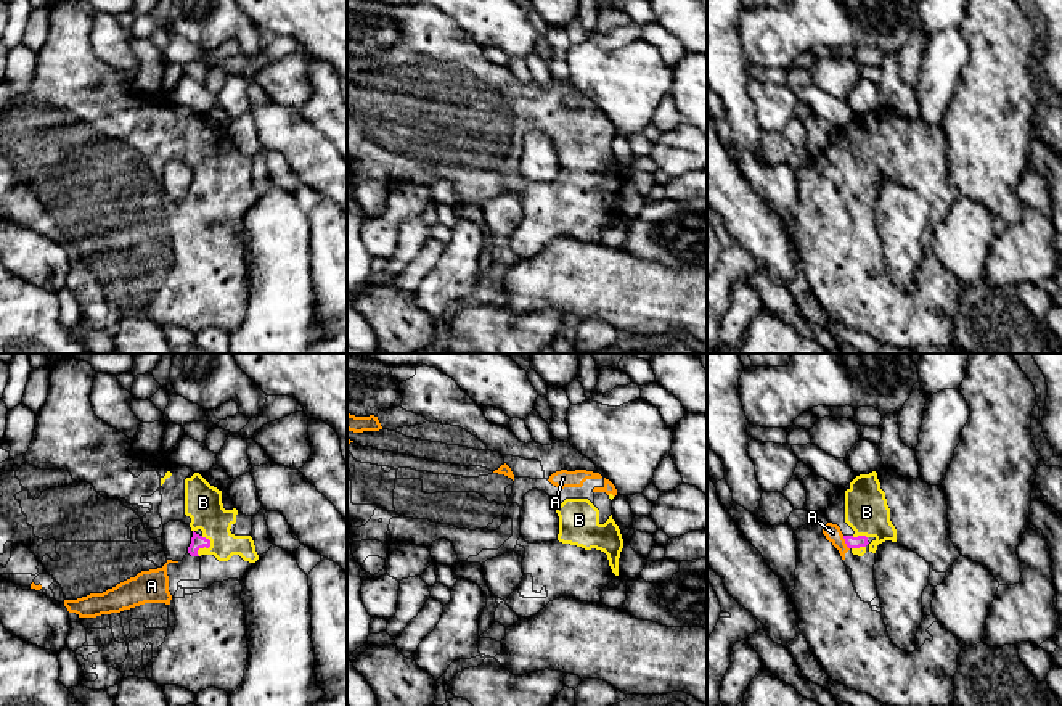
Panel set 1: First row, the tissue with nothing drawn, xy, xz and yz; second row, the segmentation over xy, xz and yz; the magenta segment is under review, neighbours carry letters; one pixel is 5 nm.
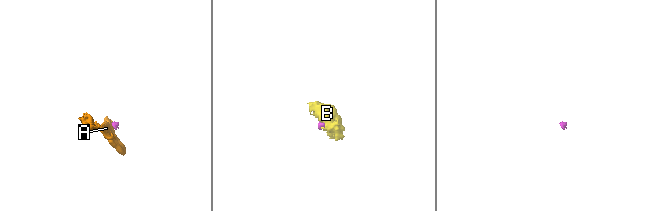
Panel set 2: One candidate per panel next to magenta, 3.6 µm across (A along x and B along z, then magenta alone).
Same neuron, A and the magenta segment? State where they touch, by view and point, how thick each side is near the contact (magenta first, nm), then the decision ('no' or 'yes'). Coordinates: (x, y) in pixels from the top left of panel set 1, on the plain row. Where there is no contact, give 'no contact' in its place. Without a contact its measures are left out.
meets magenta in yz at (845, 182); 60 nm thick on the magenta side, 90 nm on the other; yes

